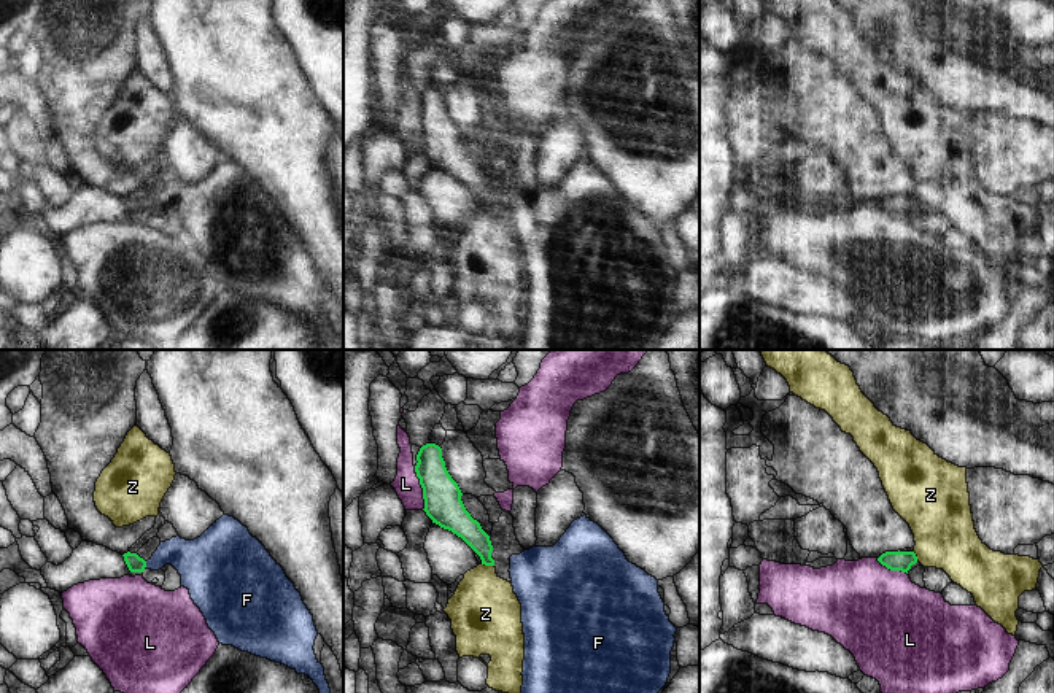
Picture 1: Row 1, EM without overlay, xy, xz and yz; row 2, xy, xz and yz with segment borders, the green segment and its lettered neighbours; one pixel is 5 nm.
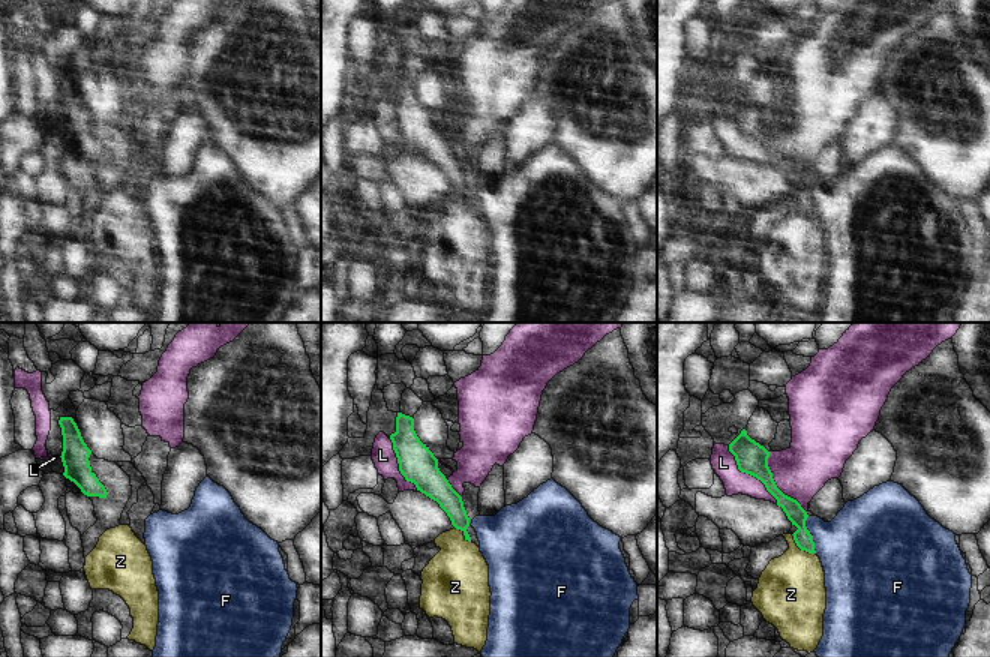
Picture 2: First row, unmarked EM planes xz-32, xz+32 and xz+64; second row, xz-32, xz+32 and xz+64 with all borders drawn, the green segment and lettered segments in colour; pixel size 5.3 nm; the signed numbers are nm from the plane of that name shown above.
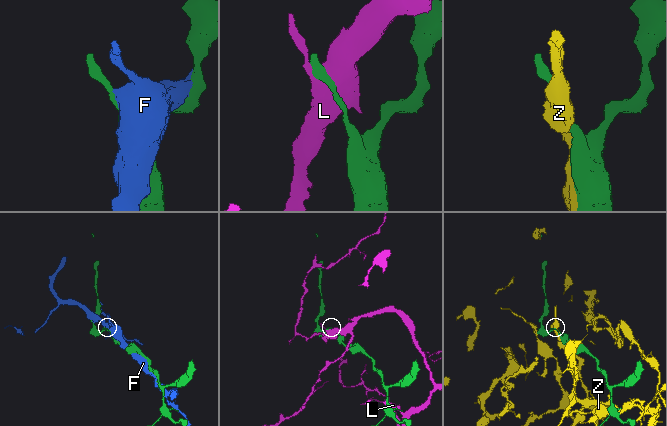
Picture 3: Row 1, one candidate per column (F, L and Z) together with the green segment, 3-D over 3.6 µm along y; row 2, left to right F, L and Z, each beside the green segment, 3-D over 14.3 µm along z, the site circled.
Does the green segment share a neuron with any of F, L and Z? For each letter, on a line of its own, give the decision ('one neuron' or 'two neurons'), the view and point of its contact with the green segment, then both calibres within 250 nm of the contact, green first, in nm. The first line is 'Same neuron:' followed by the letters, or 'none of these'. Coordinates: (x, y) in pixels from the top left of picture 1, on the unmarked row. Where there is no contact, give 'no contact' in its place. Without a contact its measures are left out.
Same neuron: none of these
F: two neurons; contact xy (145, 209); calibres 80 and 200 nm
L: two neurons; contact xz (423, 135); calibres 190 and 130 nm
Z: two neurons; contact xz (488, 209); calibres 120 and 360 nm

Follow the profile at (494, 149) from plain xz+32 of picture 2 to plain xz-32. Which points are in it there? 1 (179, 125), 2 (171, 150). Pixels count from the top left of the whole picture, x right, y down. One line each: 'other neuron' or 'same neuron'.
1: other neuron
2: other neuron

